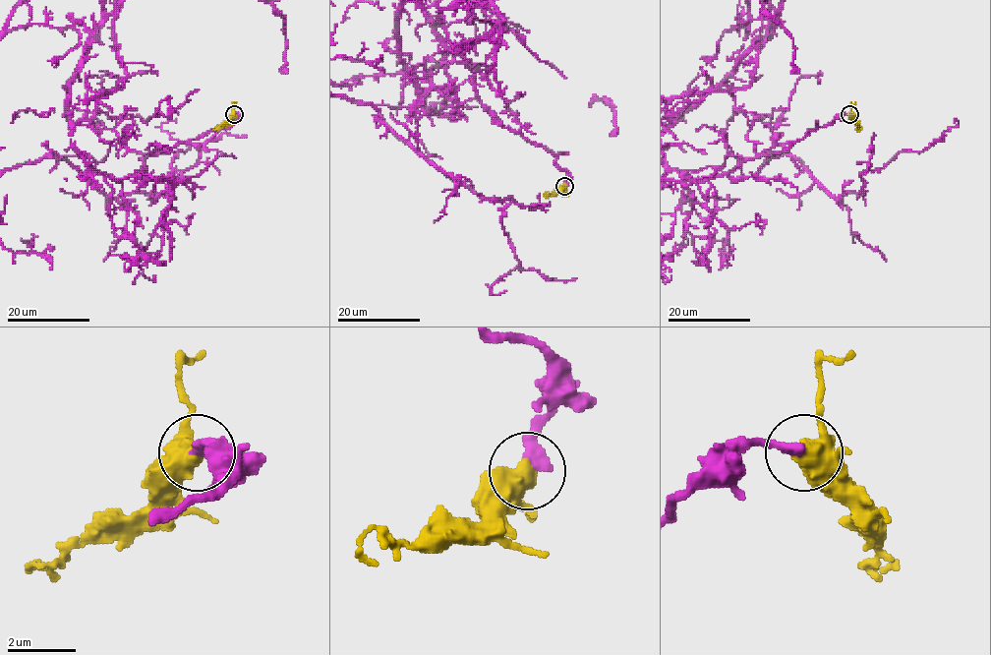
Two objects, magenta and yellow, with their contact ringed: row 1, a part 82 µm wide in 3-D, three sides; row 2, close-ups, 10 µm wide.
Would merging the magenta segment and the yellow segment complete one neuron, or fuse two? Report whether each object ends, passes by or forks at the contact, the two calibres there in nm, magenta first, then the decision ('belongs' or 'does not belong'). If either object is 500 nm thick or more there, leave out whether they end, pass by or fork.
magenta ends there; yellow forks there; 400 nm thick on the magenta side, 440 nm on the other; belongs

